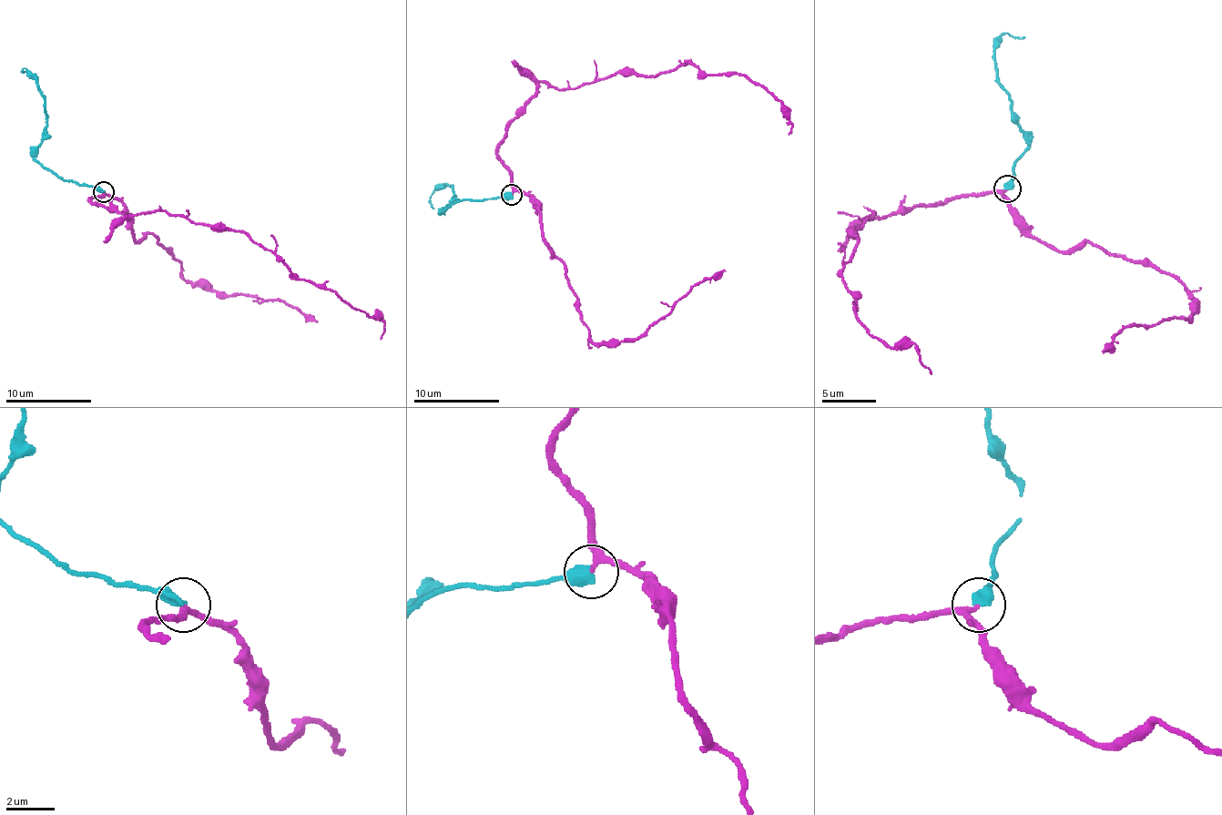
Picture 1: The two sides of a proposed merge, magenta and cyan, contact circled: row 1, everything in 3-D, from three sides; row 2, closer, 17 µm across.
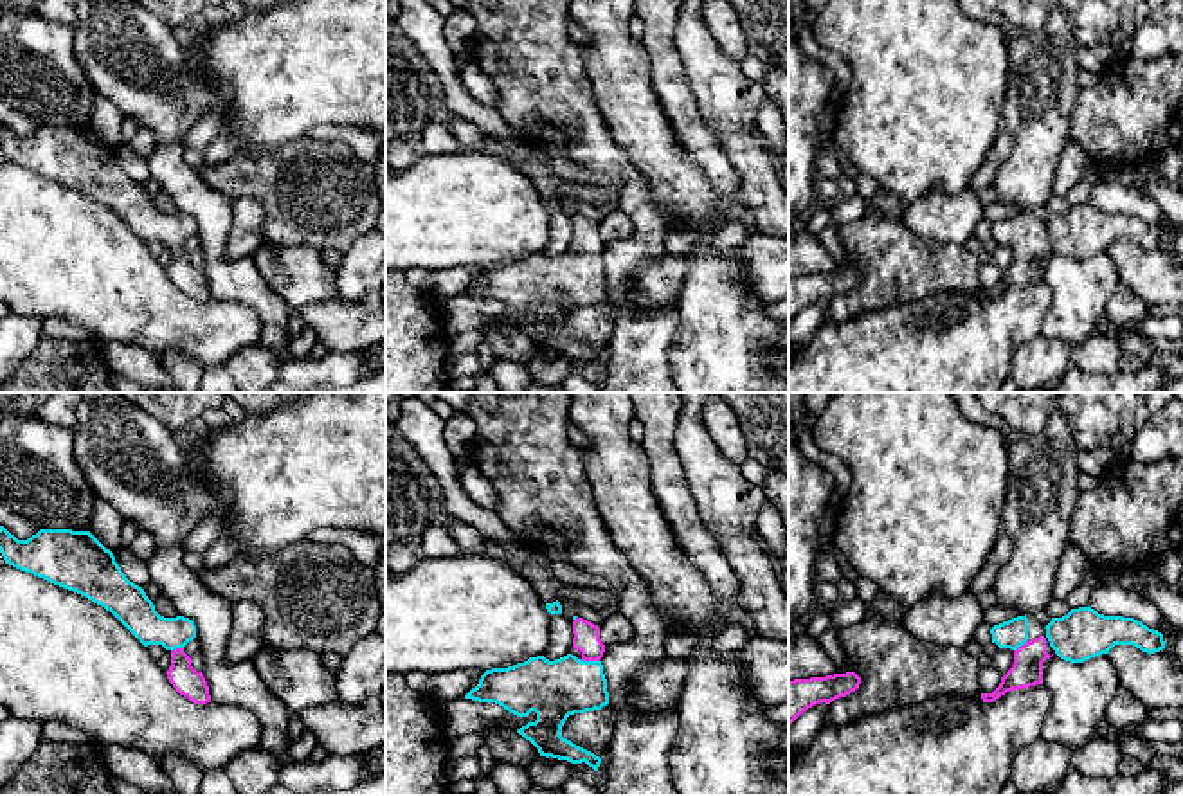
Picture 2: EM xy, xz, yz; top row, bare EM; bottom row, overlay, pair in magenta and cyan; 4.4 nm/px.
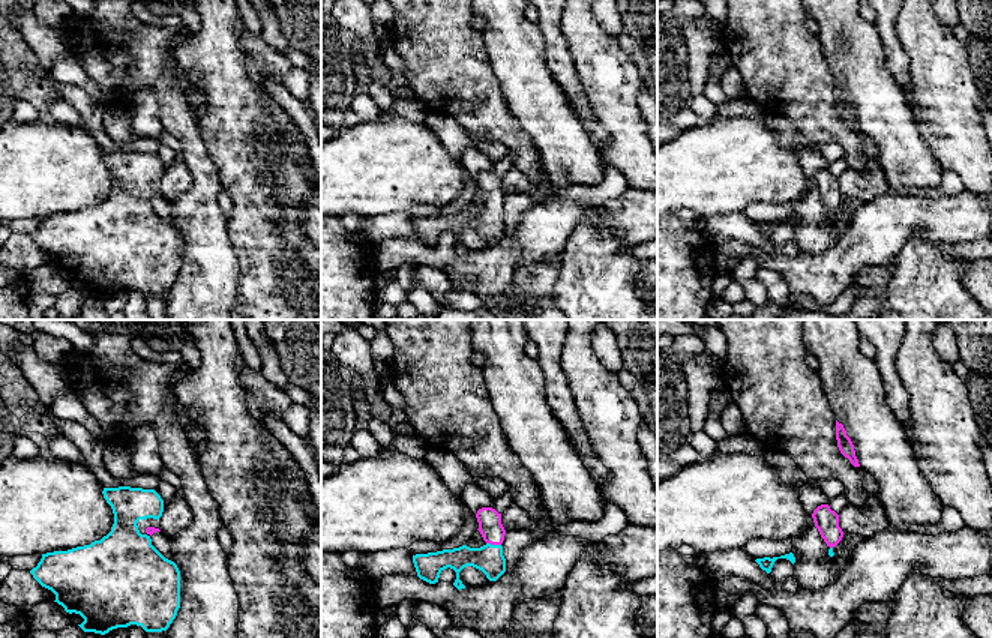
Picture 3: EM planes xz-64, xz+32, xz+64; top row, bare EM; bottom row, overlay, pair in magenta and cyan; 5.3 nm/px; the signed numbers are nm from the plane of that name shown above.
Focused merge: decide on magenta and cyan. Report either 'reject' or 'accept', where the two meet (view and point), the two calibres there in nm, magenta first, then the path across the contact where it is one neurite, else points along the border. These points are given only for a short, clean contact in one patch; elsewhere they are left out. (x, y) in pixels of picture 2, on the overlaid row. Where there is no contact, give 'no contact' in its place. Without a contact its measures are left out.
accept | xz (589, 660) | 120/260 nm | across xz (586, 640), (589, 643), (589, 660), (560, 688), (553, 690)

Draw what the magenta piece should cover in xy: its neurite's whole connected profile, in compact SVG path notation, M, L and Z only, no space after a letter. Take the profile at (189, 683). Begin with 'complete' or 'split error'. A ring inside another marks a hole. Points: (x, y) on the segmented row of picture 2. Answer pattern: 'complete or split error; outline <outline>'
split error; outline M0 526L0 553L5 564L74 591L110 611L144 647L162 645L171 652L166 672L173 688L194 704L211 702L202 672L191 666L184 647L196 638L193 620L164 618L144 589L121 571L115 556L90 531L40 529L18 540Z

